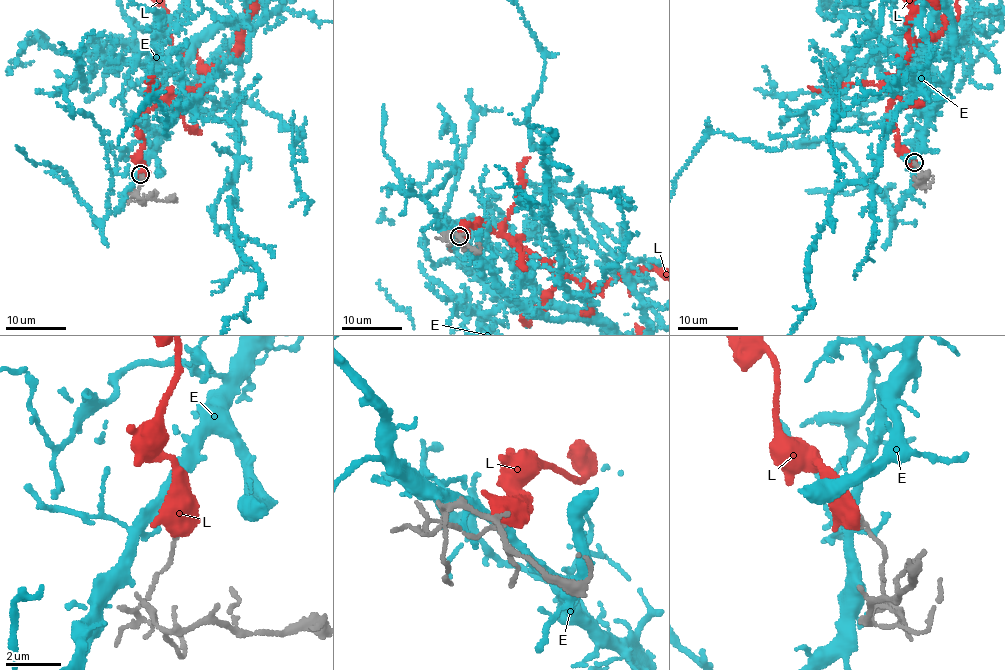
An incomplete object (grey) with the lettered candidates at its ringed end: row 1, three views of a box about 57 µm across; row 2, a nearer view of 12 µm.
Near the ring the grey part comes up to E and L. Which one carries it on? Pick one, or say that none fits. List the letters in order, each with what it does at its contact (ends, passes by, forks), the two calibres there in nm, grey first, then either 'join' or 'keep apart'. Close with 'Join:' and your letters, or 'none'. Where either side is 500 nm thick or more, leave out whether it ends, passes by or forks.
E: it forks there; 140 nm thick on the grey side, 300 nm on the other; join
L: 160 nm thick on the grey side, 750 nm on the other; keep apart
Join: E

